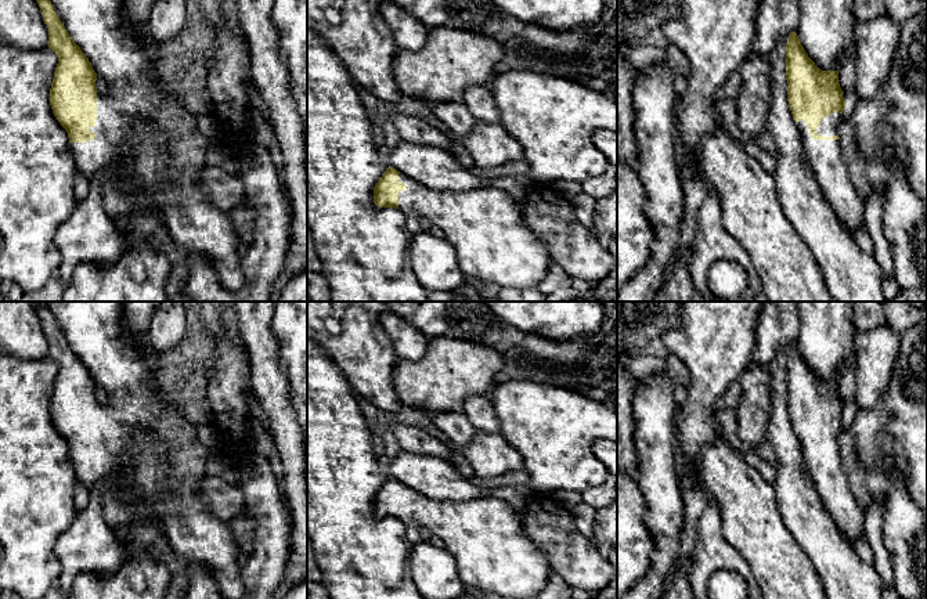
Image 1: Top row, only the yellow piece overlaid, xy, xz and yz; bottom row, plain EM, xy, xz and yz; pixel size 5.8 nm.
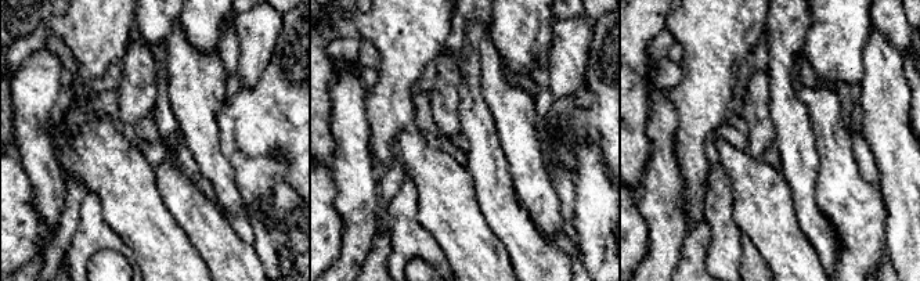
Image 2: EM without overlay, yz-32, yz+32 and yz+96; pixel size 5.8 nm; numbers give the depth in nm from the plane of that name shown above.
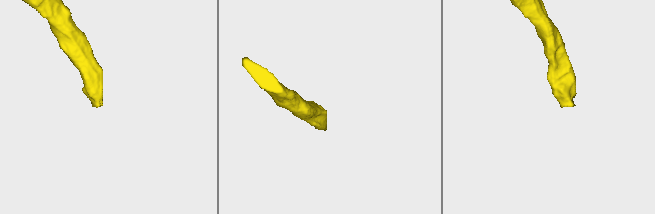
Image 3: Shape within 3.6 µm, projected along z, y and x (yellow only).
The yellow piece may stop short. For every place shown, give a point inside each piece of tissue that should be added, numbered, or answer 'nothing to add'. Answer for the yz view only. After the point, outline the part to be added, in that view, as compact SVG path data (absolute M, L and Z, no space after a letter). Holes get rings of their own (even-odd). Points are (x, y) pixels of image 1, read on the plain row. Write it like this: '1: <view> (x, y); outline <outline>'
1: yz (829, 436); outline M833 422L829 426L823 427L820 434L816 437L818 444L823 447L837 445L841 425L843 423Z

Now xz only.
1: xz (493, 552); outline M401 483L398 490L407 495L398 504L398 520L405 527L426 527L444 541L464 585L497 599L538 596L548 584L548 559L505 499L437 501Z

